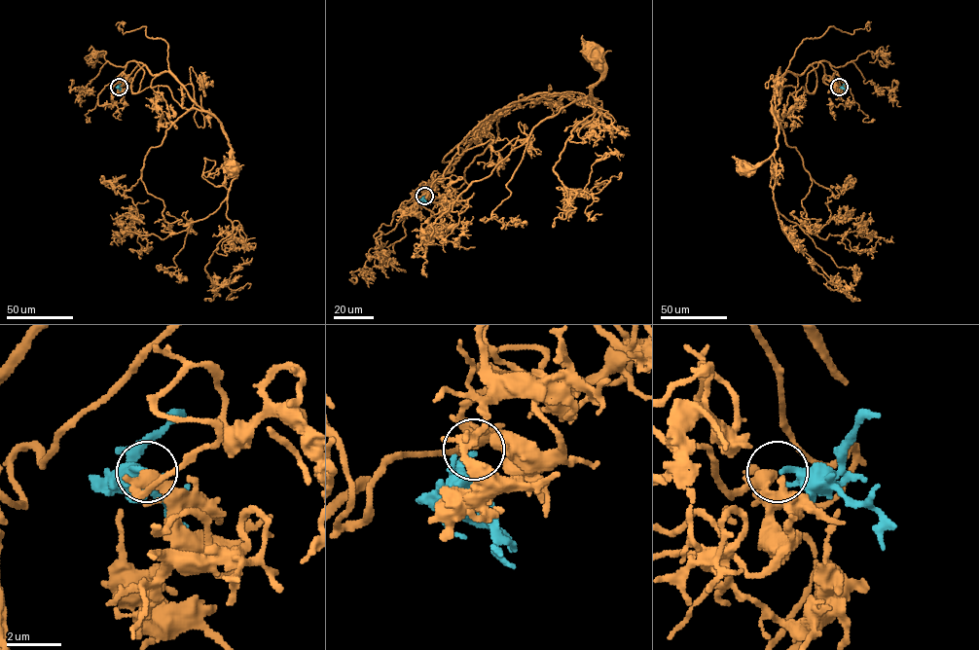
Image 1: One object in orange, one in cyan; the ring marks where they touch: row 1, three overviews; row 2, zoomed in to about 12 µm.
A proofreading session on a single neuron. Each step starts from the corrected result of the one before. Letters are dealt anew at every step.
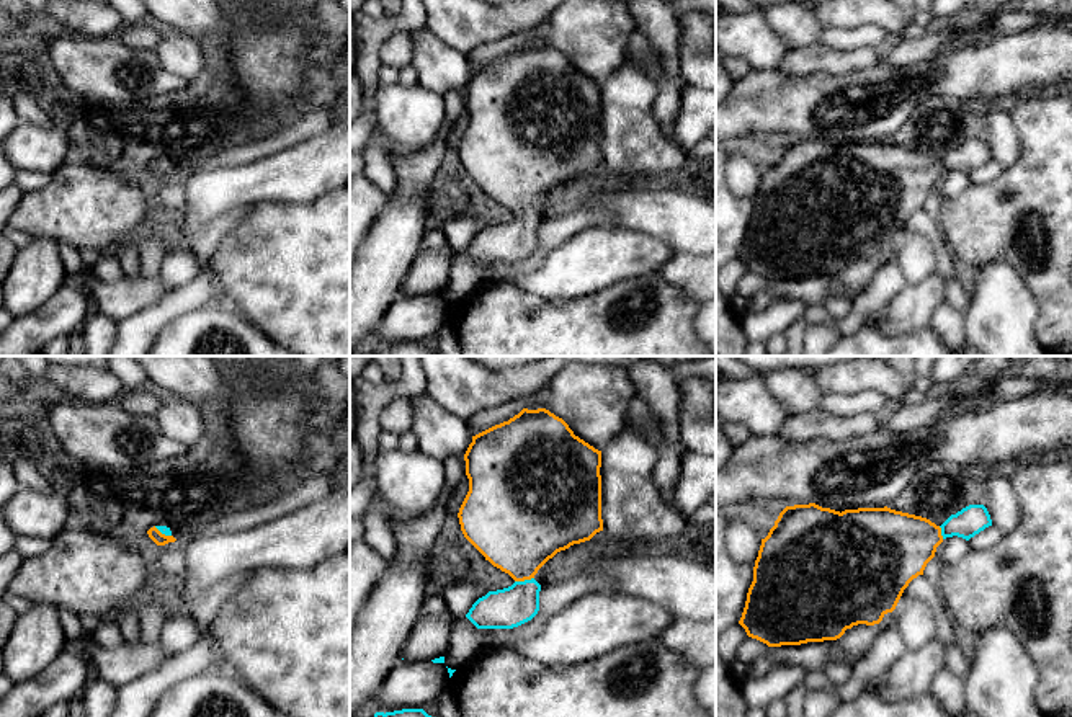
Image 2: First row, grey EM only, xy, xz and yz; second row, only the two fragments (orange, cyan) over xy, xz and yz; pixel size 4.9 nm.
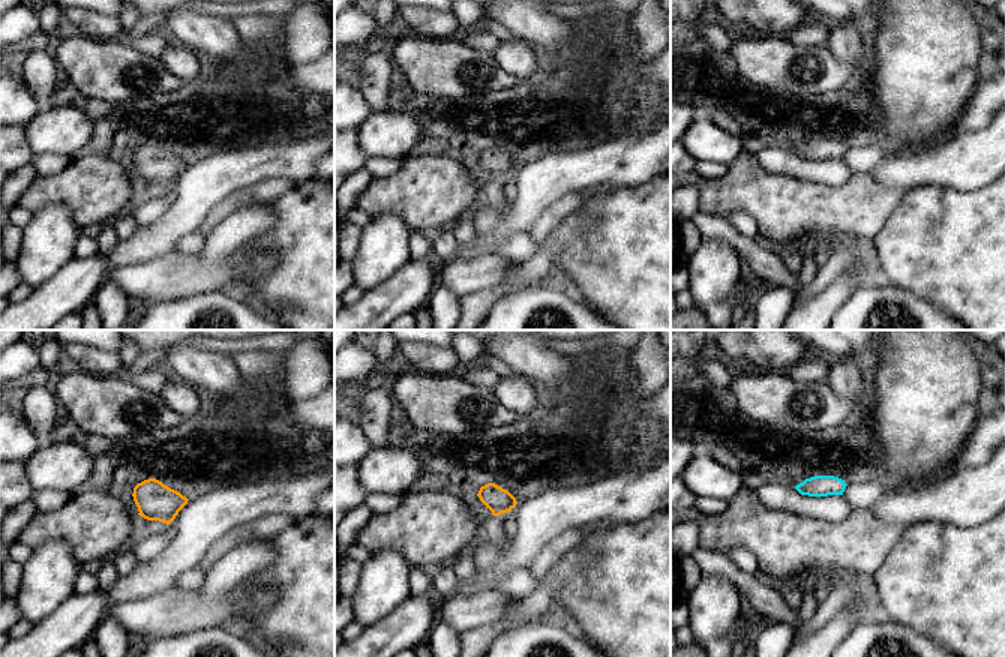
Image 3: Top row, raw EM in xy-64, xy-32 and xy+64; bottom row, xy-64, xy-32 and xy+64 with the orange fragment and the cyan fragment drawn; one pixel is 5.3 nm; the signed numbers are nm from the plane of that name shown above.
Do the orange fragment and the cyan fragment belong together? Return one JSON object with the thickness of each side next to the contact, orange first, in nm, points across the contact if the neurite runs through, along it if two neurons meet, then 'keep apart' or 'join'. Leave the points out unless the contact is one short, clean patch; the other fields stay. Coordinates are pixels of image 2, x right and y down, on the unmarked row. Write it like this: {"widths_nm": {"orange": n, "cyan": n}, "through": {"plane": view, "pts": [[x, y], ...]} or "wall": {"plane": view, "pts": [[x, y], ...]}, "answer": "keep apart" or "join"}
{"widths_nm": {"orange": 420, "cyan": 200}, "through": {"plane": "xz", "pts": [[518, 164], [523, 214], [523, 229], [512, 240]]}, "answer": "join"}

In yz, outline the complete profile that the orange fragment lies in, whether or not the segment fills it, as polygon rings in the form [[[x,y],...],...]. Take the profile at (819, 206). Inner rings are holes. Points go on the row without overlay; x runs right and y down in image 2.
[[[815,137],[786,140],[762,173],[739,258],[768,281],[837,274],[853,260],[879,258],[946,171],[969,175],[989,160],[984,139],[966,140],[941,160],[887,140],[842,147]]]

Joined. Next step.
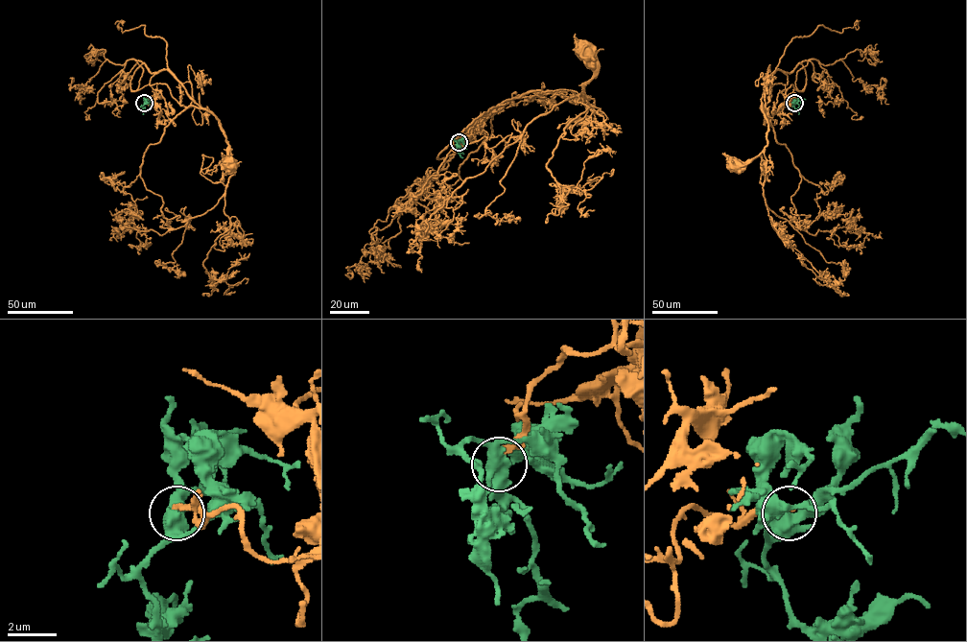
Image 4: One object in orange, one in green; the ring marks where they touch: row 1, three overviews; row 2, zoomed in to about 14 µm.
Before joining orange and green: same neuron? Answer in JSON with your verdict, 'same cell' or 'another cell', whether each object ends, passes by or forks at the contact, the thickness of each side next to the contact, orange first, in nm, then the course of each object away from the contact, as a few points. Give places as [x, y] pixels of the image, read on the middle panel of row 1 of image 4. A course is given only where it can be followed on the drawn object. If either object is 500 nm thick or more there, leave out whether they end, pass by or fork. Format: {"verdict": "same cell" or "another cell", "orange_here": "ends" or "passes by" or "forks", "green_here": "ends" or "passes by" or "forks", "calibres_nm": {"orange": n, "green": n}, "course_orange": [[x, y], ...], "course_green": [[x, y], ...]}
{"verdict": "same cell", "calibres_nm": {"orange": 220, "green": 600}, "course_orange": [[458, 142], [468, 128], [495, 109], [491, 109], [528, 91], [583, 101], [584, 85], [594, 73], [584, 51]], "course_green": [[458, 142], [456, 140], [458, 154]]}

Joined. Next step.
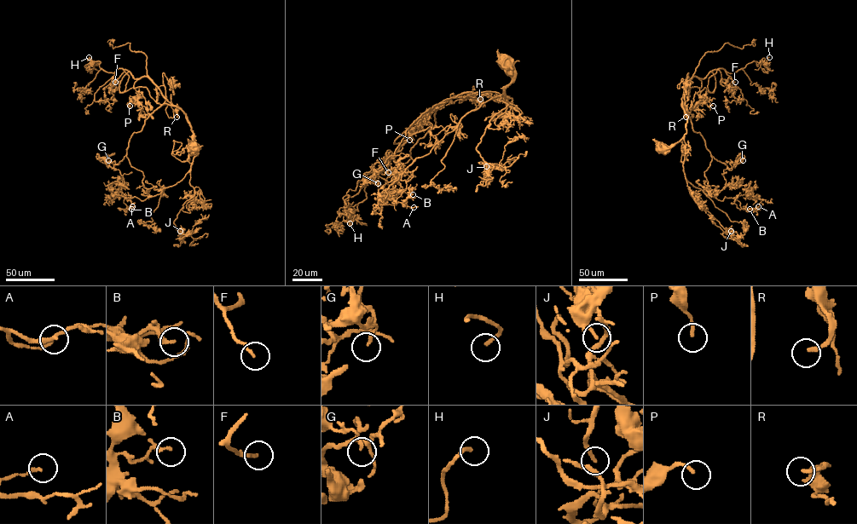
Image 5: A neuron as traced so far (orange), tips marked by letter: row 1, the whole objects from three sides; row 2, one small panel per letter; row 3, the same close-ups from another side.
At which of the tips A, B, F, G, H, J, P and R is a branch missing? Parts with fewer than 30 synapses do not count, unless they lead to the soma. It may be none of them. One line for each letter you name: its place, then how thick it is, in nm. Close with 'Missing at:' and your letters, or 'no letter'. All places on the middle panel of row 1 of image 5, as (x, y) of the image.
F: at (388, 172); 160 nm thick
H: at (350, 223); 200 nm thick
J: at (486, 166); 120 nm thick
R: at (480, 99); 170 nm thick
Missing at: F, H, J, R

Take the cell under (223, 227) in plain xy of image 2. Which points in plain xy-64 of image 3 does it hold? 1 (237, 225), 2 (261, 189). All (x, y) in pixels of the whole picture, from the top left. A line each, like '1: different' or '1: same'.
1: different
2: same

